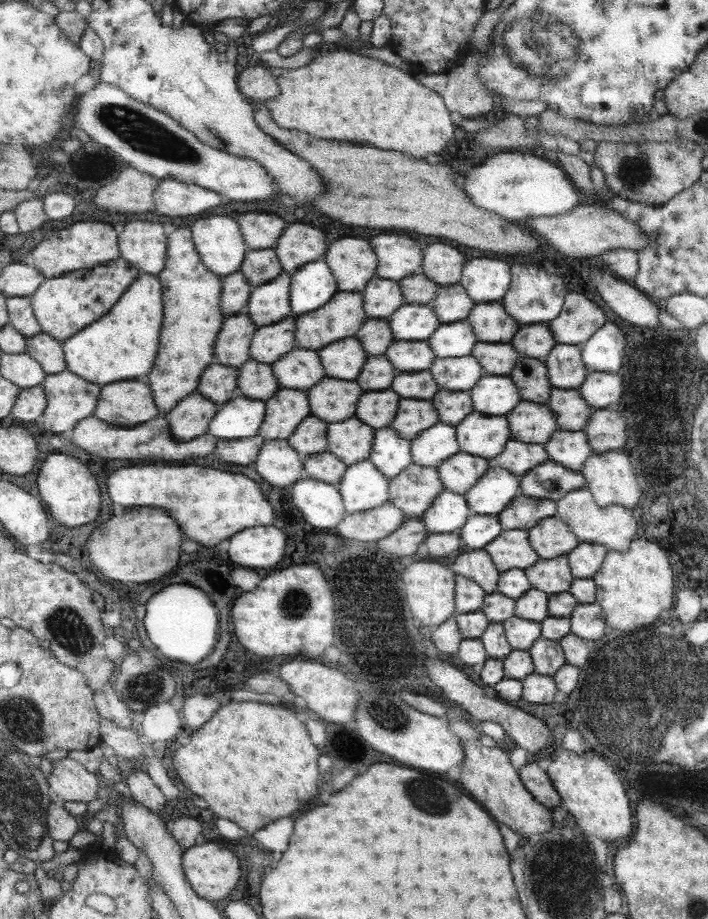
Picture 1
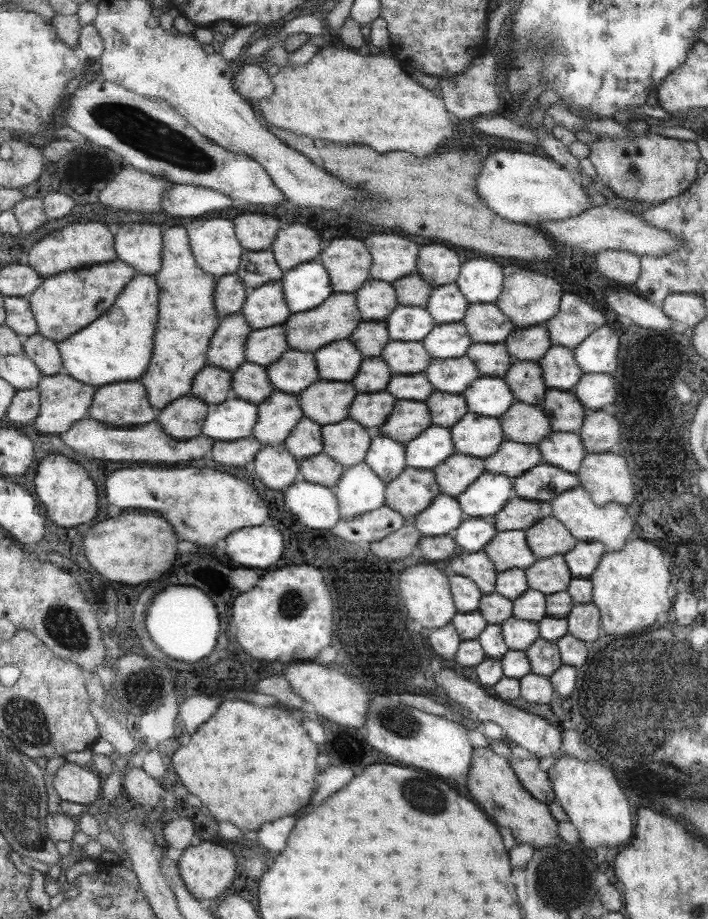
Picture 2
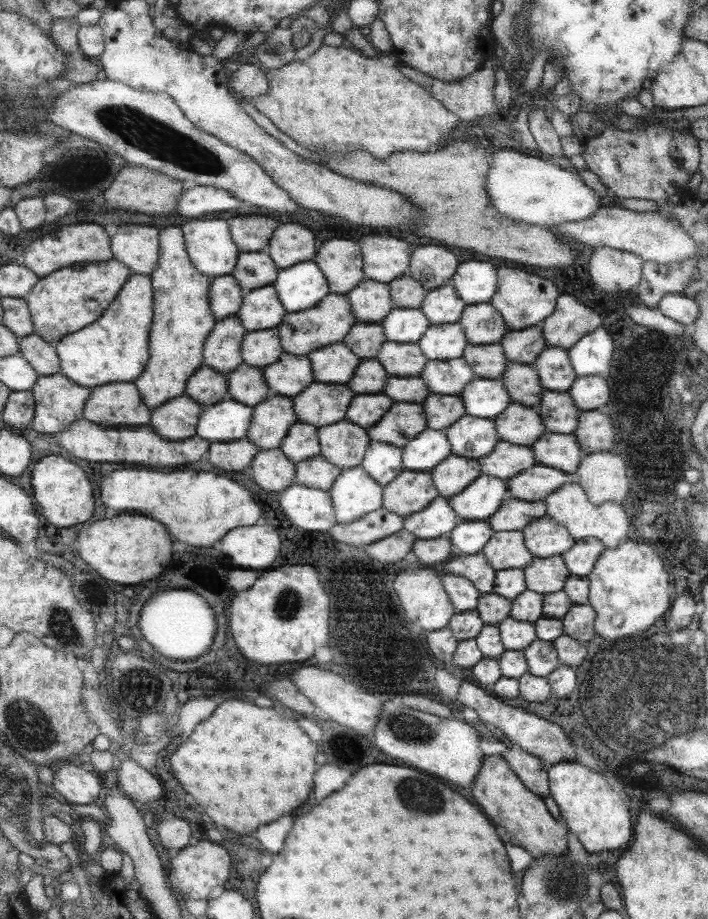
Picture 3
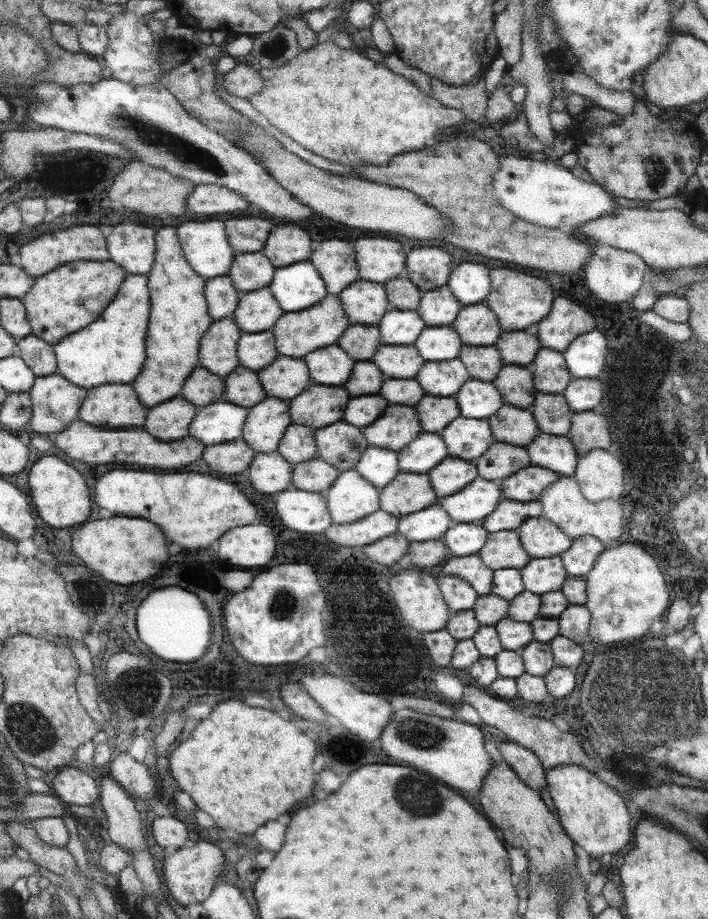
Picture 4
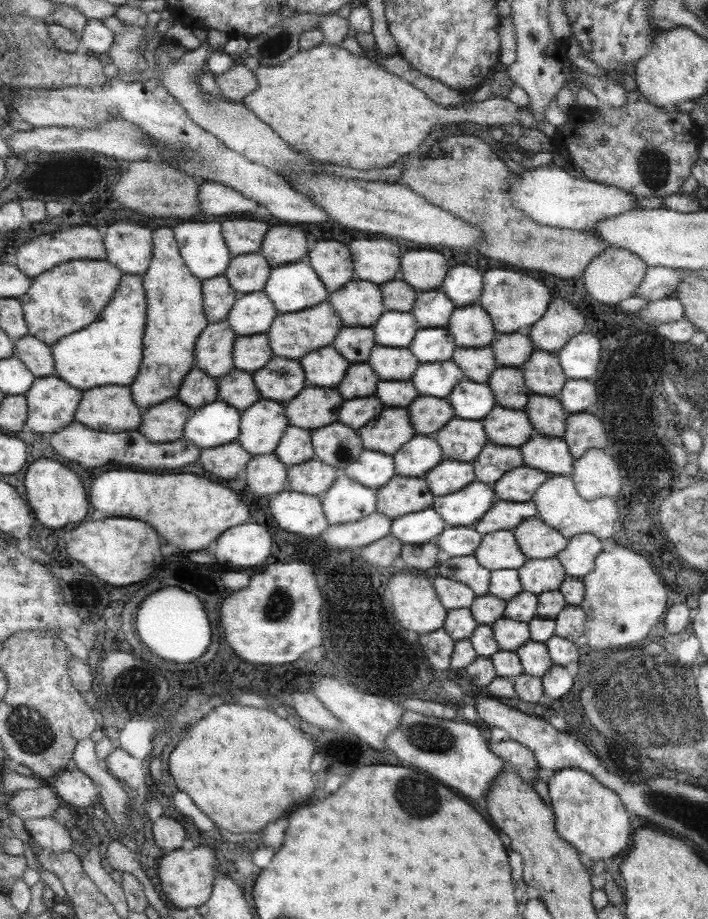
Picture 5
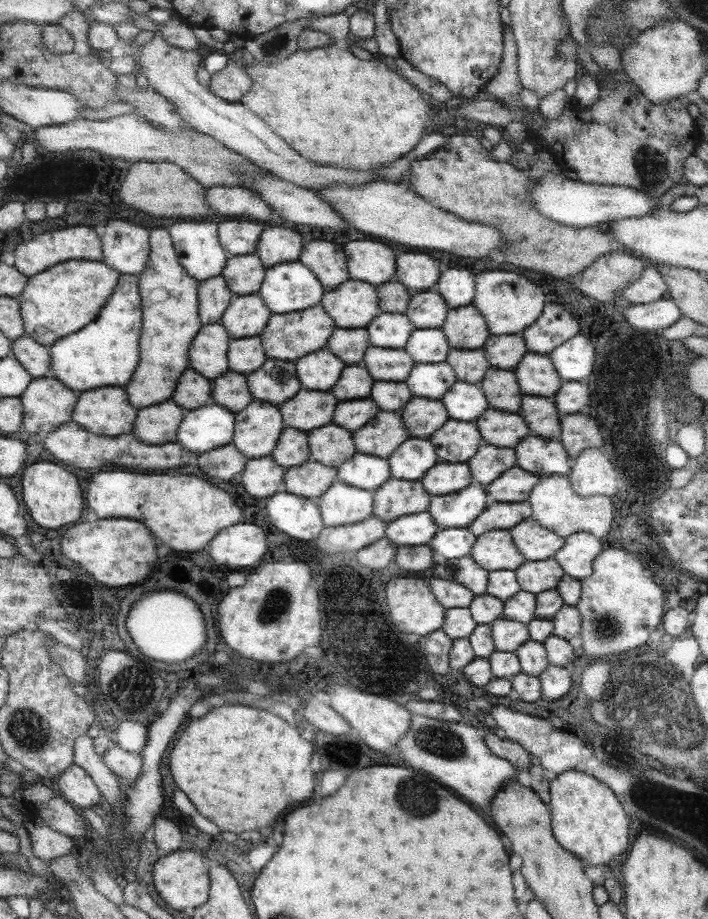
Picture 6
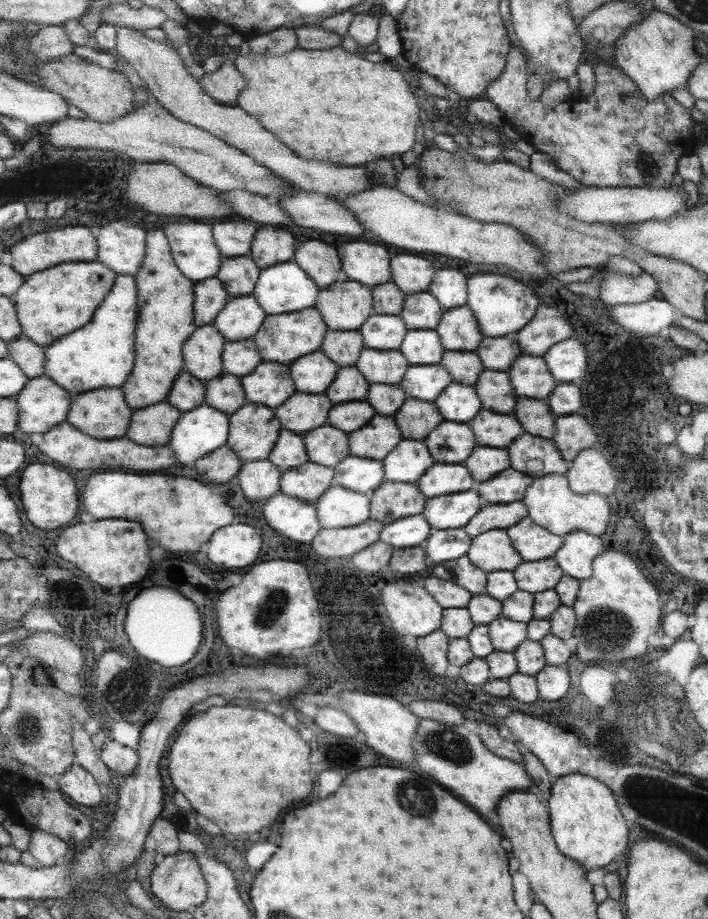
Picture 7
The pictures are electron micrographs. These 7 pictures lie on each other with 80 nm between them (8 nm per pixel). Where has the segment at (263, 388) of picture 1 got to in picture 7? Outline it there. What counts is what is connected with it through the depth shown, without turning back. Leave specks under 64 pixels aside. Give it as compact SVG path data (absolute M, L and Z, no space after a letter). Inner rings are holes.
M224 372L220 377L206 382L206 385L206 402L221 412L235 414L249 402L242 377L237 375Z

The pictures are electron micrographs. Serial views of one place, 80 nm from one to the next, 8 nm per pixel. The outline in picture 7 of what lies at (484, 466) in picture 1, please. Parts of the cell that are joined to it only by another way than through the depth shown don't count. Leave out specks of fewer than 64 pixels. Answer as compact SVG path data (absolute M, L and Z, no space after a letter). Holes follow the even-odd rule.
M437 462L415 484L425 498L460 493L475 486L465 466Z

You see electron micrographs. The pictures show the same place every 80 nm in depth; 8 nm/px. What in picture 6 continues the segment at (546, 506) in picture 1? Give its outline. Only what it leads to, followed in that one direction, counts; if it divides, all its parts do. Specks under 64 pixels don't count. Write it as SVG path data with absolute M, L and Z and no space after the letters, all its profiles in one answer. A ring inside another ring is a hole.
M489 502L483 513L467 526L471 534L479 537L489 530L511 529L531 516L529 504L524 502Z

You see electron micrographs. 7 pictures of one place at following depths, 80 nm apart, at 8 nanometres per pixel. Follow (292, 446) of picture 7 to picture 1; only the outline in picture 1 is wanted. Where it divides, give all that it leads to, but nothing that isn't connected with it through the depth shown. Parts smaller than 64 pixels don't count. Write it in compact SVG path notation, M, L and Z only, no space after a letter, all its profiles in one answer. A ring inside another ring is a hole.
M311 415L307 417L289 438L293 448L304 457L329 451L329 423Z

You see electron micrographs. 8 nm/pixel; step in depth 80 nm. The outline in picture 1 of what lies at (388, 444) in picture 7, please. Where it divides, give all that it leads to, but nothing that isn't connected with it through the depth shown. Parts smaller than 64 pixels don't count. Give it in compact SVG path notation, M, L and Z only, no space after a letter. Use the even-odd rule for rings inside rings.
M400 398L396 418L390 426L401 438L413 442L425 429L439 420L436 407L431 401Z

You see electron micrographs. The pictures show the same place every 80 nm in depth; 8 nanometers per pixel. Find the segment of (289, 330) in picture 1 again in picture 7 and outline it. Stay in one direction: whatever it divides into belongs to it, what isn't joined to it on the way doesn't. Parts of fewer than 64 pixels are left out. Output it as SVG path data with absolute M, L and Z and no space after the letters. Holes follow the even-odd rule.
M256 340L228 341L224 348L225 372L244 377L251 374L265 360Z

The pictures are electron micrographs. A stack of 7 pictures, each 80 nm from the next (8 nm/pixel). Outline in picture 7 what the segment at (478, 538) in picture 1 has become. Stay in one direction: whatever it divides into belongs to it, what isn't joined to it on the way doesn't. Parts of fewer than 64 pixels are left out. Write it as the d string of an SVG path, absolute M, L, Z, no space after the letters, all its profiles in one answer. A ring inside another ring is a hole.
M463 527L447 530L433 529L423 549L427 560L434 564L465 556L471 545L472 537L463 530Z

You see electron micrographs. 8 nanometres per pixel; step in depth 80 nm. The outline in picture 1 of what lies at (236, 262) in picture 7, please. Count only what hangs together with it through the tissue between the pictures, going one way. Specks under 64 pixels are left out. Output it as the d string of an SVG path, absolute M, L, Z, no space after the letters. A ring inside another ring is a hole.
M275 249L249 250L240 271L257 288L279 278L284 266Z

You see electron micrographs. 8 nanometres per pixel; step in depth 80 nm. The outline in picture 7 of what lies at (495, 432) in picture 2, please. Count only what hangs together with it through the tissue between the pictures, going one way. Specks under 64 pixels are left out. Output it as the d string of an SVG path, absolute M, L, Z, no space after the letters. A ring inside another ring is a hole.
M441 421L423 439L425 446L432 453L437 463L461 464L471 456L477 447L476 435L468 423Z

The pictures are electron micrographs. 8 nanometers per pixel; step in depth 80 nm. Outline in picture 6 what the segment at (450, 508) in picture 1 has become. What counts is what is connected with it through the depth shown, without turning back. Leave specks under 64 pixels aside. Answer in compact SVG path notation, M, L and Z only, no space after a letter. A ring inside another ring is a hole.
M423 511L394 518L386 523L384 538L403 546L427 545L438 531L433 517Z

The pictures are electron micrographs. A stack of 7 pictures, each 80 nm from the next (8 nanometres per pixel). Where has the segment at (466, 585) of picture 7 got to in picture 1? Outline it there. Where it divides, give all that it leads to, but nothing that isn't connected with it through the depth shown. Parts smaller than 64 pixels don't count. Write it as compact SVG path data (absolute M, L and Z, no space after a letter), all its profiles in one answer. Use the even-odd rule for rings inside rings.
M484 549L467 550L455 557L449 568L455 575L475 582L486 594L497 593L500 571Z

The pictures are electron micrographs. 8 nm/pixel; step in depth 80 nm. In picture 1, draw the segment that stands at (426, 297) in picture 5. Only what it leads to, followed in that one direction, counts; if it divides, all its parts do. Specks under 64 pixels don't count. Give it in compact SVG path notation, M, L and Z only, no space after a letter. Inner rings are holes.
M456 283L439 287L429 306L441 323L449 324L465 319L473 305L474 302L467 296L466 290Z

